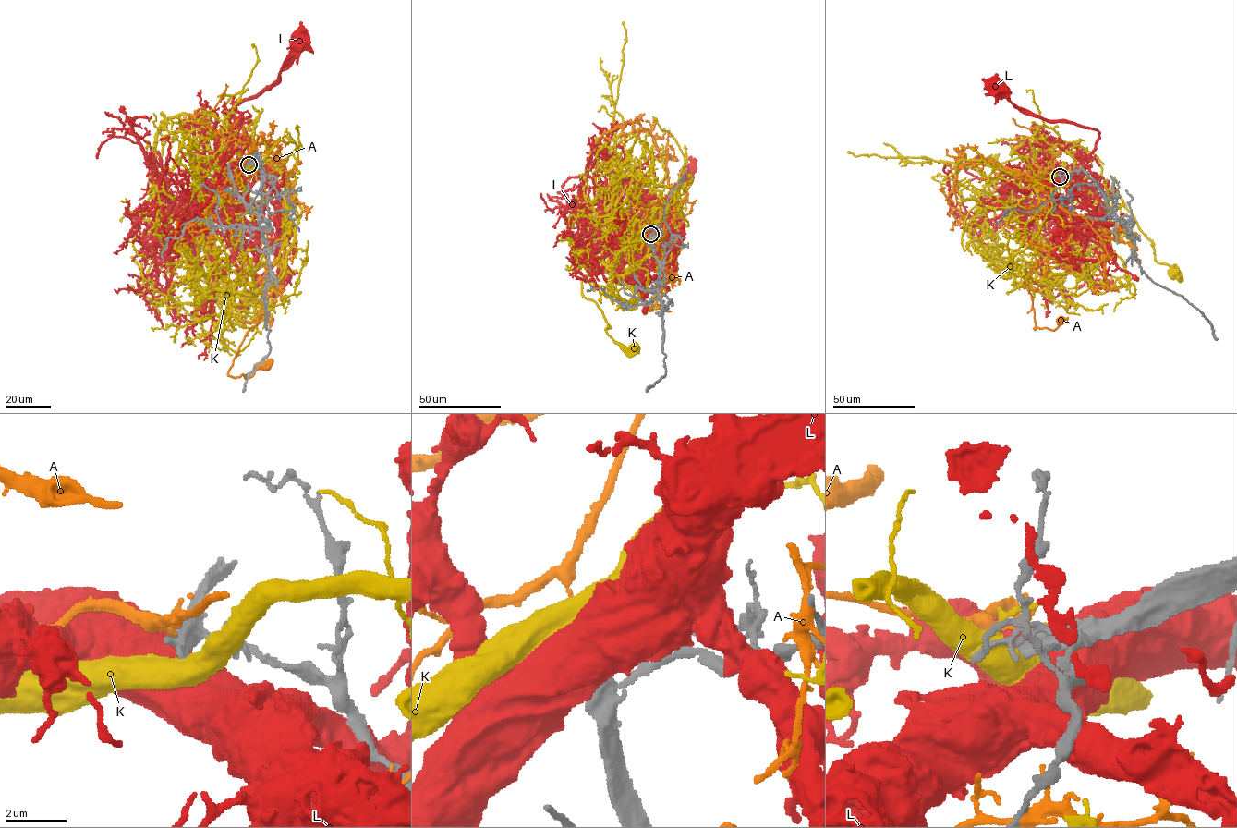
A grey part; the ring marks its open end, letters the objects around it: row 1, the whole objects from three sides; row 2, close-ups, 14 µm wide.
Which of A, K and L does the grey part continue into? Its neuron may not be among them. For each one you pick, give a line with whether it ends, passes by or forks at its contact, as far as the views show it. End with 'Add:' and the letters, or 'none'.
Add: none

